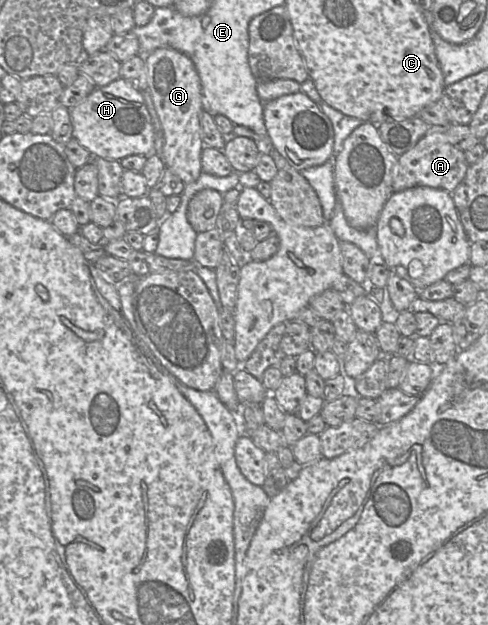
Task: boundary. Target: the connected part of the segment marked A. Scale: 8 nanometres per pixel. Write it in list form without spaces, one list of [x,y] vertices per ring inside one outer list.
[[[429,130],[417,144],[398,156],[393,170],[392,189],[400,192],[416,186],[442,189],[452,193],[464,179],[469,164],[464,151],[453,146],[445,130]]]

